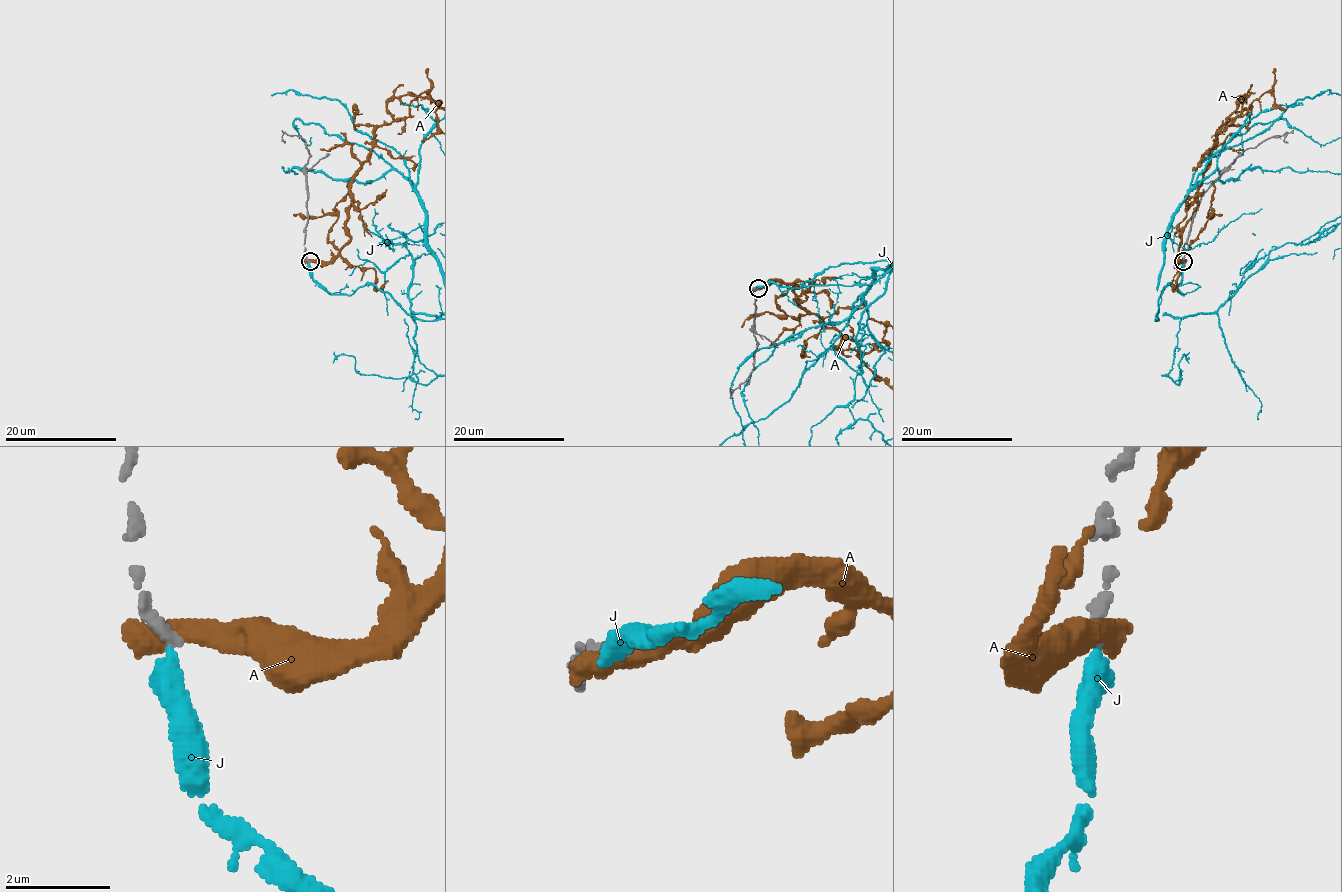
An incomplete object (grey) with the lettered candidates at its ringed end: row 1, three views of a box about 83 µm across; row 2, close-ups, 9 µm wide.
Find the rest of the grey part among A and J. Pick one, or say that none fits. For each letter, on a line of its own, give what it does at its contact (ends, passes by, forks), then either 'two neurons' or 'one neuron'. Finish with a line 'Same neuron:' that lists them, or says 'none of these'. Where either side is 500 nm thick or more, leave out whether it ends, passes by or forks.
A: two neurons
J: it ends there; two neurons
Same neuron: none of these

